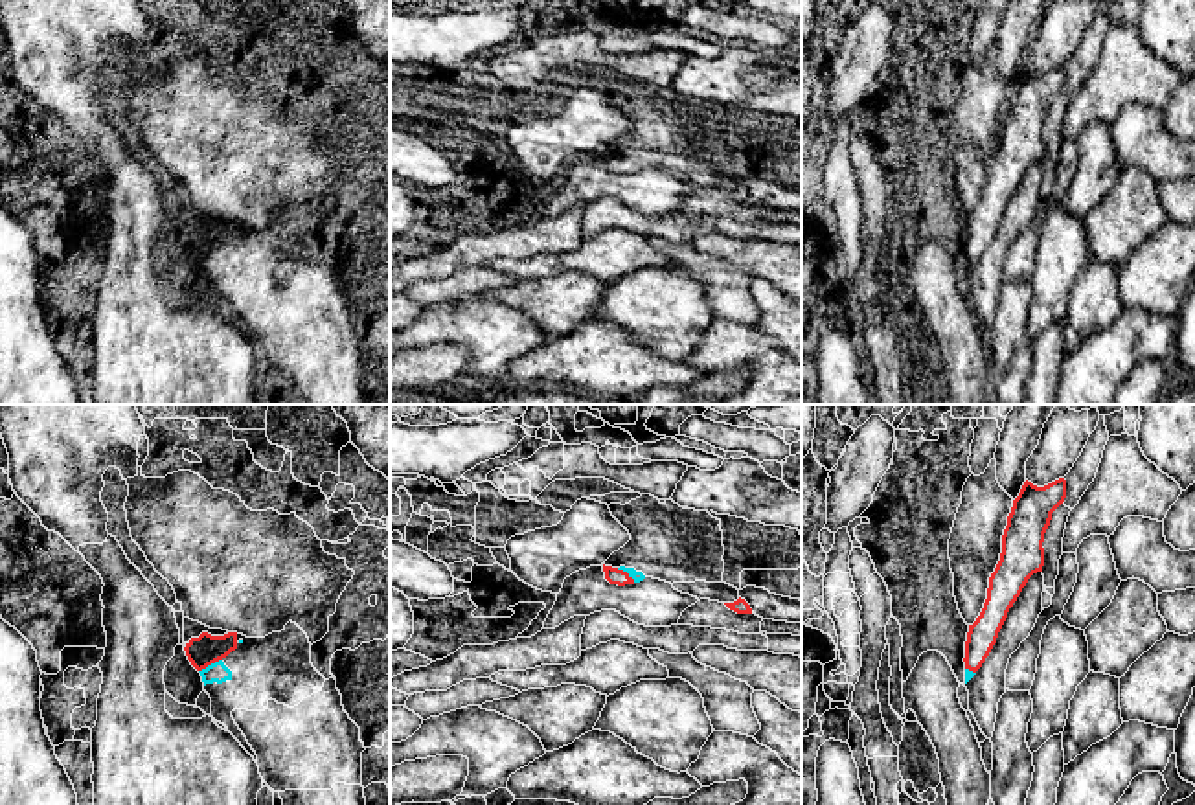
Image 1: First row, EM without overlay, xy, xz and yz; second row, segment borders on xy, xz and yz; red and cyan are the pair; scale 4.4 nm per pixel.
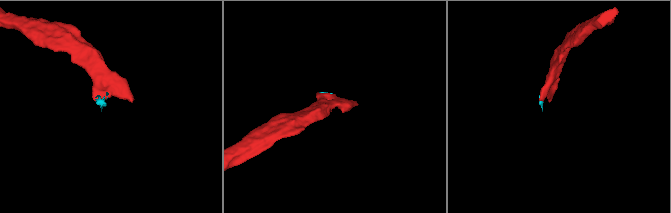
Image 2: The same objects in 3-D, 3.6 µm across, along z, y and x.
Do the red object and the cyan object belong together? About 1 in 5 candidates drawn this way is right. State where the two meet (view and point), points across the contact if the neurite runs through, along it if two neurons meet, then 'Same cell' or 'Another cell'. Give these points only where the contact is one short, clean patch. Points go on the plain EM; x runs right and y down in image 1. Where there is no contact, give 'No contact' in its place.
Touches red at xy (210, 252). Path across: xy (206, 238), (210, 252), (217, 260). Same cell

